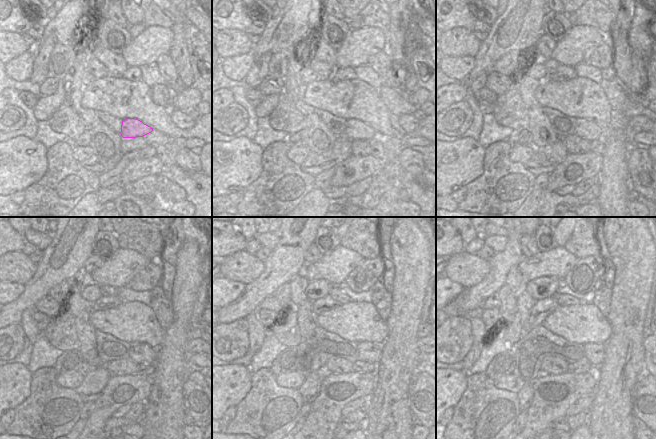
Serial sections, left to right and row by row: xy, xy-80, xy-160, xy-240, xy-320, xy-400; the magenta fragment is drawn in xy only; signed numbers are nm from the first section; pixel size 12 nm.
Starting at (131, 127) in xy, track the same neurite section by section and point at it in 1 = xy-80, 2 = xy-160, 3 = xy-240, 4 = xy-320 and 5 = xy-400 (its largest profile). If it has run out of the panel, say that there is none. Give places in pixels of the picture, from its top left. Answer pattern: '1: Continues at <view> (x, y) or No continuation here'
1: Continues at xy-80 (356, 129)
2: Continues at xy-160 (588, 129)
3: Continues at xy-240 (140, 352)
4: Continues at xy-320 (367, 351)
5: Continues at xy-400 (595, 353).

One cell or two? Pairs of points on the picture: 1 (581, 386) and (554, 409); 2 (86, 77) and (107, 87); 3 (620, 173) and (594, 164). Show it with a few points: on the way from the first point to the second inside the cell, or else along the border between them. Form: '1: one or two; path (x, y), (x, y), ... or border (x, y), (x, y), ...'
1: one; path (574, 391), (561, 403)
2: two; border (94, 78), (84, 86)
3: two; border (602, 154), (602, 168), (599, 171)

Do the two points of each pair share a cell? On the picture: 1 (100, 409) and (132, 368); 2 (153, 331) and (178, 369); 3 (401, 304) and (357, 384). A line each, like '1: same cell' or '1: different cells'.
1: different cells
2: different cells
3: different cells

